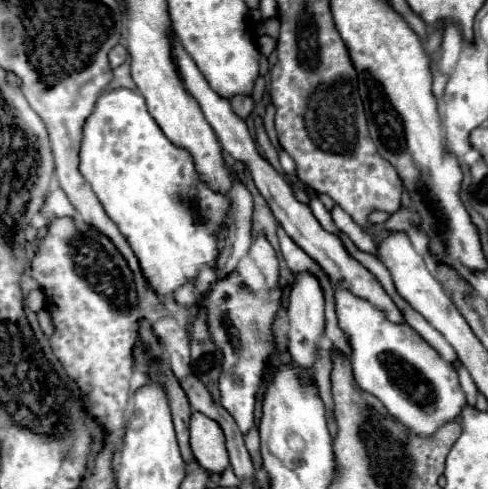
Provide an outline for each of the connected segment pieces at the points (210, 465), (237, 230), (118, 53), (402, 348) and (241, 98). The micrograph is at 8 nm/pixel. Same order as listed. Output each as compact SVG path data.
M195 411L191 415L191 449L209 473L223 473L229 467L229 453L225 447L225 435L217 421Z
M225 157L225 165L231 171L231 213L229 213L229 223L227 223L227 233L225 233L225 245L219 253L217 259L217 279L227 277L239 259L249 251L251 247L251 215L253 215L253 197L247 191L247 187L239 181L231 161Z
M115 45L115 47L111 49L111 53L109 53L109 63L111 63L111 67L113 67L113 69L119 67L125 59L127 59L127 49L125 49L123 45Z
M335 283L335 299L339 325L353 347L353 373L361 389L379 397L391 415L423 437L431 437L443 423L453 421L461 413L467 399L459 387L457 371L417 331L405 323L395 325L387 321L383 311L355 297L339 283Z
M235 95L235 97L229 99L229 103L231 103L233 111L243 119L247 119L253 111L253 99L249 95Z

